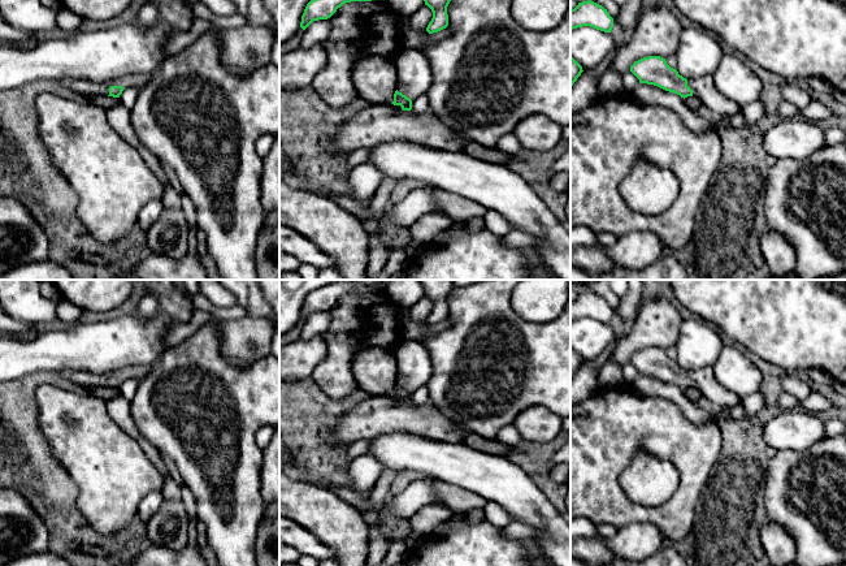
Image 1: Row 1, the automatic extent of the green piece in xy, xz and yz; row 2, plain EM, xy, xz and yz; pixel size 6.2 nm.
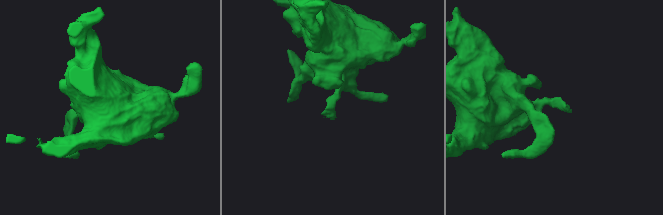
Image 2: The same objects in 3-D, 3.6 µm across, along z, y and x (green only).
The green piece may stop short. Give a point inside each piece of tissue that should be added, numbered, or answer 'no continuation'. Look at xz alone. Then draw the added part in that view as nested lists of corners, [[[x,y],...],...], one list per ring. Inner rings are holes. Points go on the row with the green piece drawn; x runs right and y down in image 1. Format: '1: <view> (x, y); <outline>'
1: xz (378, 122); [[[370,103],[337,126],[334,144],[343,152],[381,142],[409,141],[437,151],[461,151],[468,138],[444,125],[433,111],[417,113],[400,105]]]

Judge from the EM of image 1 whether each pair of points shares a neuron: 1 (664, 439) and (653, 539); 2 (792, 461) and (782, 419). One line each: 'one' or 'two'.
1: two
2: two

